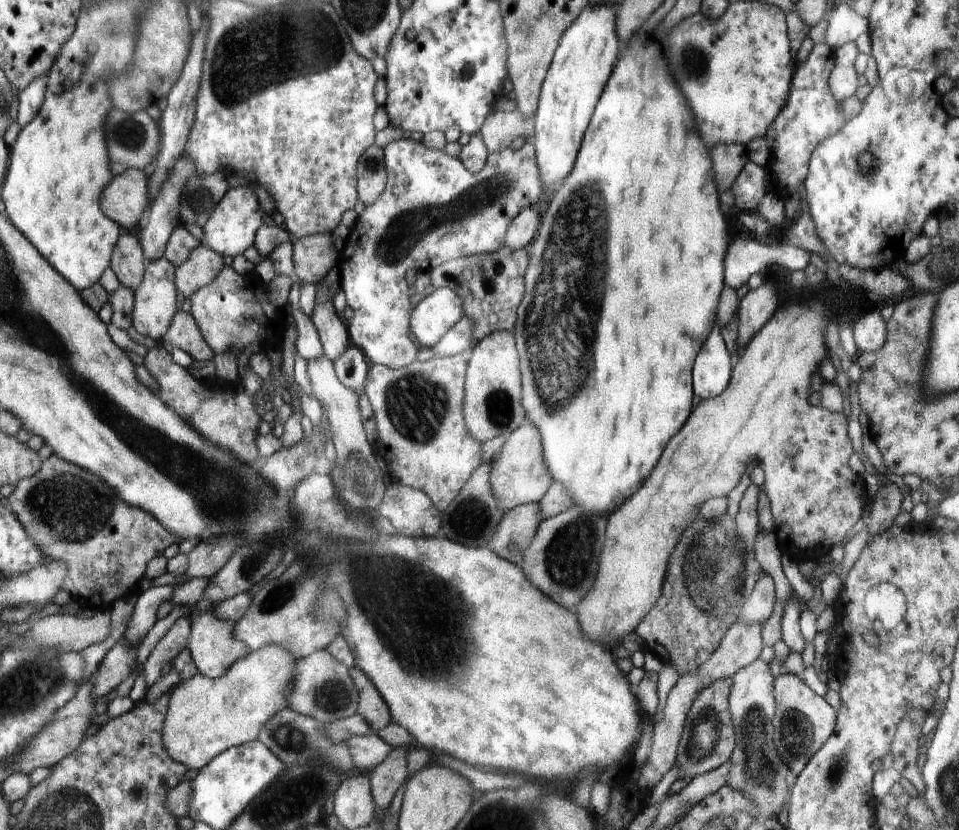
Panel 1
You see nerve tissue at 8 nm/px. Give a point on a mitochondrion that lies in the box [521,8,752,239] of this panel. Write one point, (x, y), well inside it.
(691, 61)

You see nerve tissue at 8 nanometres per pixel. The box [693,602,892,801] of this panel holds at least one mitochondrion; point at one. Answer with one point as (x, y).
(756, 754)

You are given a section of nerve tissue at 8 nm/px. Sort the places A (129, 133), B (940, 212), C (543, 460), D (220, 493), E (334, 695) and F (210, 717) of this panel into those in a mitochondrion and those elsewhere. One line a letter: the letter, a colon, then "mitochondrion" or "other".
A: mitochondrion
B: other
C: other
D: mitochondrion
E: mitochondrion
F: other

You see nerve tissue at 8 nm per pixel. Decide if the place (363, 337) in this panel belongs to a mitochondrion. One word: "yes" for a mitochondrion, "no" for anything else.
no

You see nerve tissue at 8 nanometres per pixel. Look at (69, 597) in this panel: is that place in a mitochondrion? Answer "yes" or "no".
no

